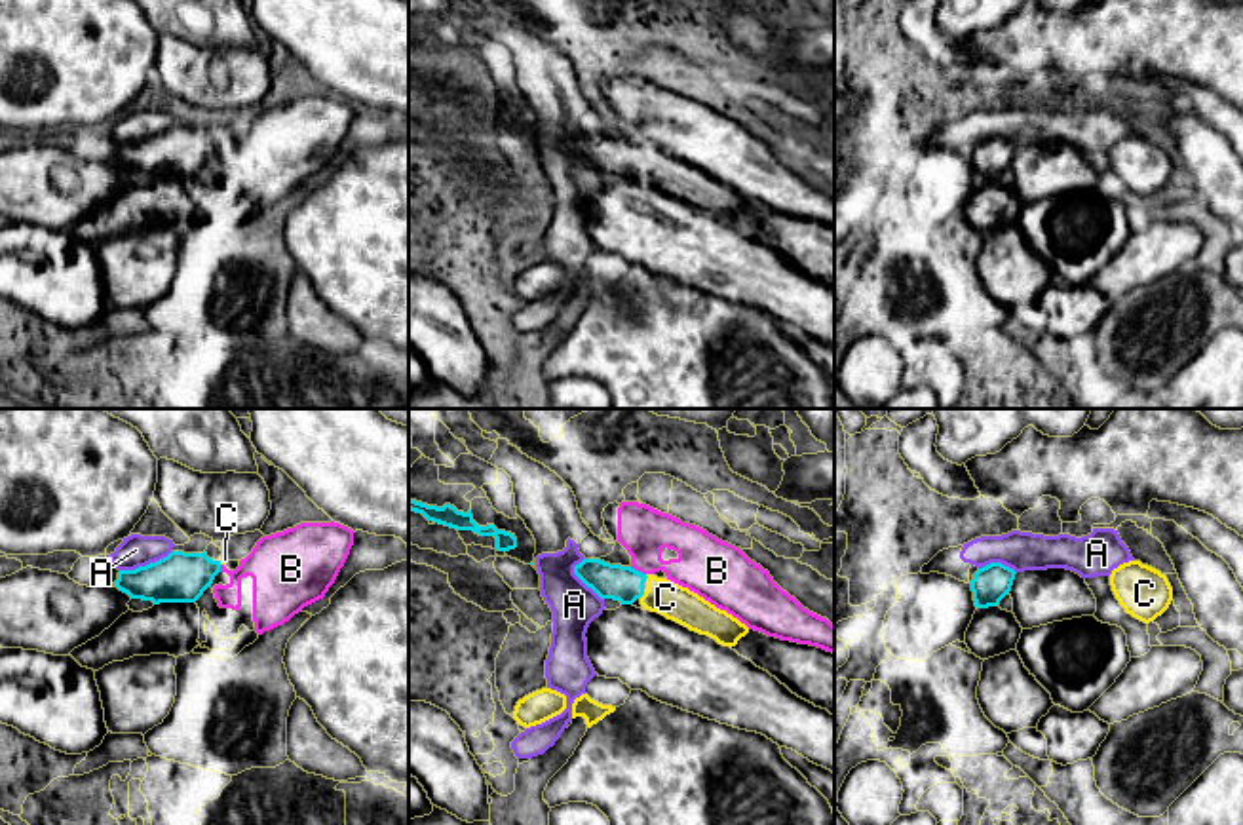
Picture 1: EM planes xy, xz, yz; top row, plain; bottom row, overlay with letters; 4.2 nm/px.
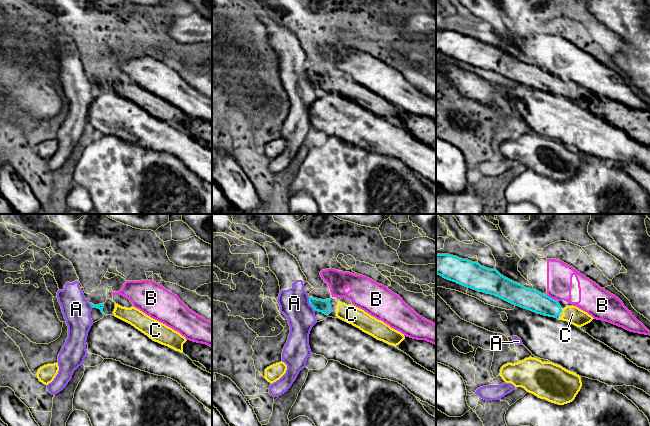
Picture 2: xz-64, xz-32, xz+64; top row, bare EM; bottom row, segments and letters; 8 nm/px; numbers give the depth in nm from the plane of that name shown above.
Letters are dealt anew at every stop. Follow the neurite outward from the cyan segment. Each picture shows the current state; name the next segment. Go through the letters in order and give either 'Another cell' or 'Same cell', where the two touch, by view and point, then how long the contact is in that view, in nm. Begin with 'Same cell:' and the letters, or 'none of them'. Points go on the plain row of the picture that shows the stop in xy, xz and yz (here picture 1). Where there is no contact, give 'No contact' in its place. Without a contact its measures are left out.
Same cell: C
A: Another cell. Touches cyan at xy (147, 139). Shared border 240 nm
B: Another cell. Touches cyan at xz (637, 145). Shared border 80 nm
C: Same cell. Touches cyan at xz (641, 170). Shared border 40 nm

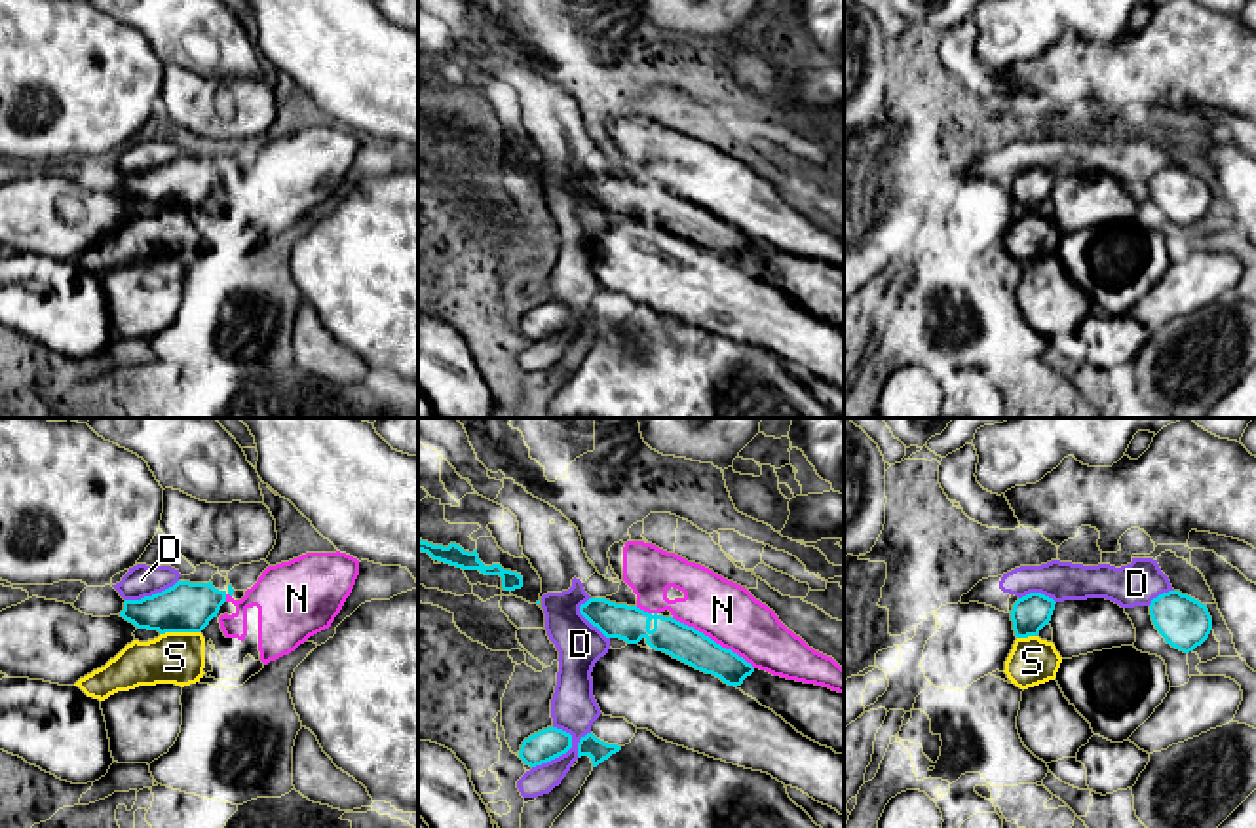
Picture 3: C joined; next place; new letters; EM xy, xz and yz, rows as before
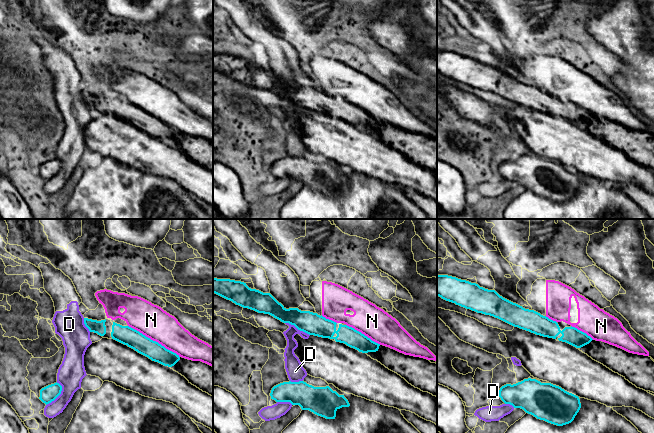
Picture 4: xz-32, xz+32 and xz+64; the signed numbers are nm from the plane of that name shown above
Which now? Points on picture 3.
Same cell: none of them
D: Another cell. Touches cyan at xz (557, 331). Shared border 220 nm
N: Another cell. Touches cyan at xz (713, 215). Shared border 420 nm
S: Another cell. Touches cyan at xy (179, 206). Shared border 180 nm

